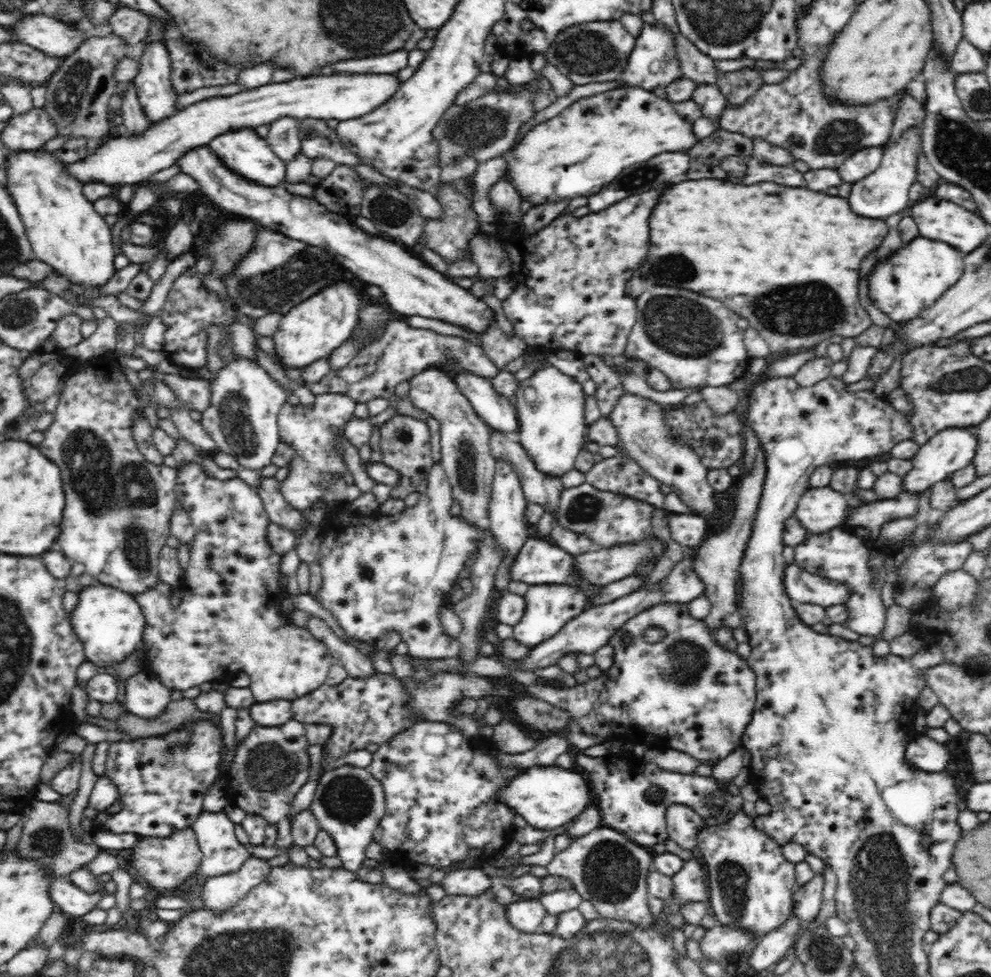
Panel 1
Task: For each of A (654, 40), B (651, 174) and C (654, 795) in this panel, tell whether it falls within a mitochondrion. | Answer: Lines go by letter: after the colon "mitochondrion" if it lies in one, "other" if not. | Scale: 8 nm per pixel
A: other
B: mitochondrion
C: mitochondrion

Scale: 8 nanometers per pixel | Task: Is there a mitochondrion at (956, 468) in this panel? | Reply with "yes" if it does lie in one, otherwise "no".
no

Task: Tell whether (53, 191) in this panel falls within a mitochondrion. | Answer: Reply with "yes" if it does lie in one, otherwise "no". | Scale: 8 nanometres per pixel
no

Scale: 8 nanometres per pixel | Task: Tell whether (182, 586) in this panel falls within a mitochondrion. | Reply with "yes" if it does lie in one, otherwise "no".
no

